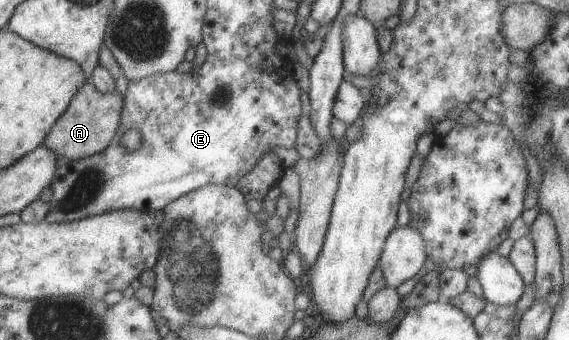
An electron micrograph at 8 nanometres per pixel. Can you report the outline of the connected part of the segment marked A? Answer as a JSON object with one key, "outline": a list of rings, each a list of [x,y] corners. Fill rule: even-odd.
{"outline":[[[87,79],[87,83],[79,90],[79,93],[70,103],[68,110],[47,134],[45,144],[54,150],[59,161],[75,161],[86,158],[102,151],[111,145],[122,125],[122,111],[126,99],[116,91],[104,94],[97,89],[97,86]]]}

